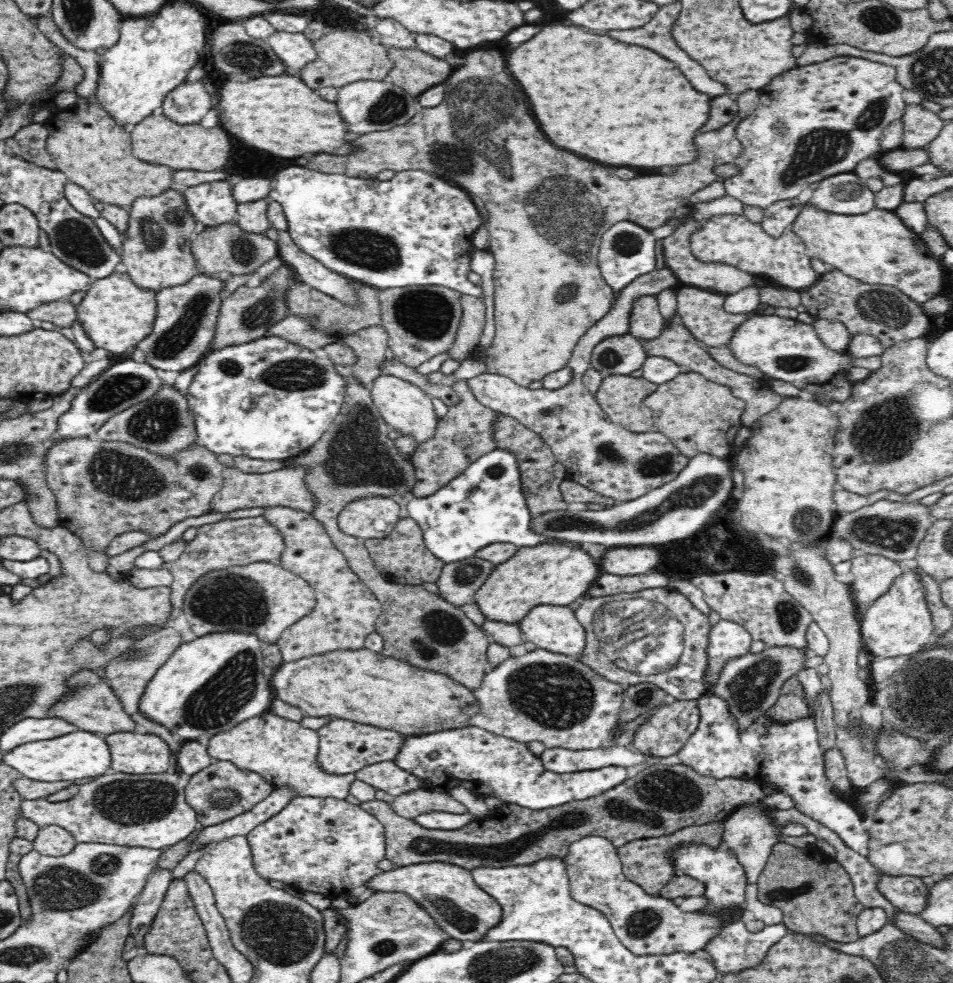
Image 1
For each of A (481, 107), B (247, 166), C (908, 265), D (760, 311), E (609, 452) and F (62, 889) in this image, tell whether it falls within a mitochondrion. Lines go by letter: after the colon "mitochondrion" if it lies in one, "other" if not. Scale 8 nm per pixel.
A: mitochondrion
B: other
C: other
D: other
E: mitochondrion
F: mitochondrion

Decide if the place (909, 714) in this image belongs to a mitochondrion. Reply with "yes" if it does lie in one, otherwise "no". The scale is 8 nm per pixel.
yes

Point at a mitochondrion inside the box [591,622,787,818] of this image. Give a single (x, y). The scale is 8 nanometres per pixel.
(750, 688)

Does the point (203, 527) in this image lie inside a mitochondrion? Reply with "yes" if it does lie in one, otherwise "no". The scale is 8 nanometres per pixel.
no

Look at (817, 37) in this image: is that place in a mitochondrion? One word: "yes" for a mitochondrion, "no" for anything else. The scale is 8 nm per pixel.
no

